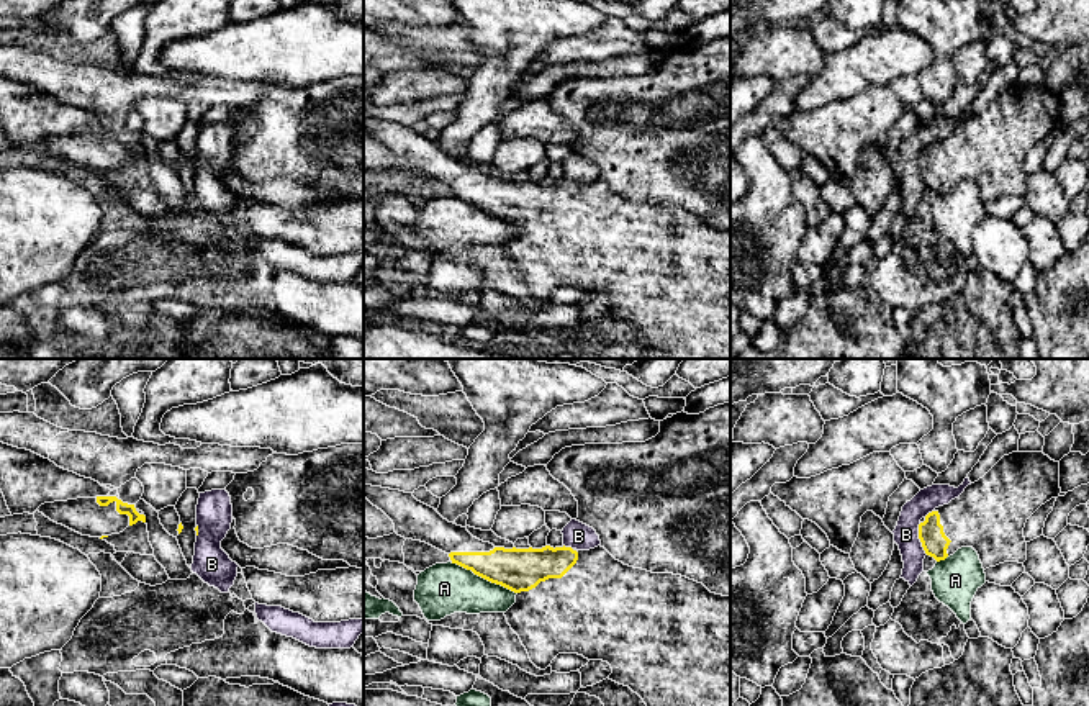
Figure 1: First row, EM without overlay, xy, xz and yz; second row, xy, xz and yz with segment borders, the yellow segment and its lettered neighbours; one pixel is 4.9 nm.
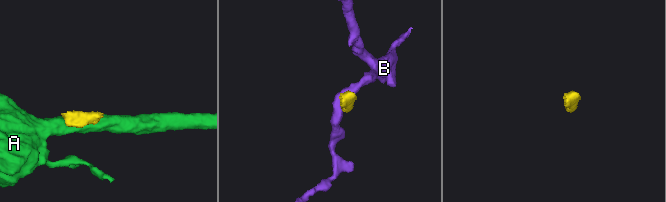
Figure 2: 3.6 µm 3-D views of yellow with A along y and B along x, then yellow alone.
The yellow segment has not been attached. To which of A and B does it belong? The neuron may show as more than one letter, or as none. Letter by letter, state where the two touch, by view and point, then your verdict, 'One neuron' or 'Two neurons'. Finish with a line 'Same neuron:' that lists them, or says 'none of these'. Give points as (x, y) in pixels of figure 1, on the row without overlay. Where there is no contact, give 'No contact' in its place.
A: Touches yellow at xz (483, 210). Two neurons
B: Touches yellow at yz (919, 171). Two neurons
Same neuron: none of these

